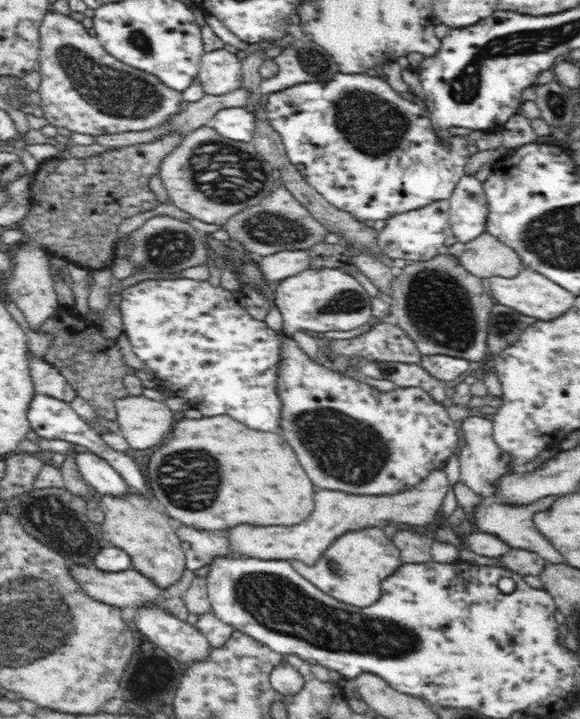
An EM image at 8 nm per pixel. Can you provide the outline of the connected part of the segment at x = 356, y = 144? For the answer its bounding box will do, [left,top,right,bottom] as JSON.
[266,74,470,222]

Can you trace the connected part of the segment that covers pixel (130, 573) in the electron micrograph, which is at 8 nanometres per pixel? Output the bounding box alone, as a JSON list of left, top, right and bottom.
[72,566,164,608]

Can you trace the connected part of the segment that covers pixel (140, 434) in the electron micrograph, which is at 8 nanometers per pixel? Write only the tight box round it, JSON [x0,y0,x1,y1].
[115,395,175,450]

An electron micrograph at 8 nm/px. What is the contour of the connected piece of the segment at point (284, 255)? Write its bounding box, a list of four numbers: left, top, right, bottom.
[258,250,311,283]

